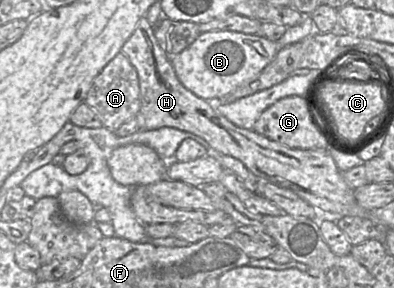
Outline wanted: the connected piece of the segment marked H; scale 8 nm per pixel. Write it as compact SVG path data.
M145 16L141 17L121 49L138 75L141 130L173 127L195 134L204 139L211 149L240 160L254 175L291 190L326 218L334 221L346 216L374 218L373 212L357 203L354 189L343 178L330 149L290 148L253 130L236 126L217 111L219 102L199 98L182 85L153 32L154 25Z

